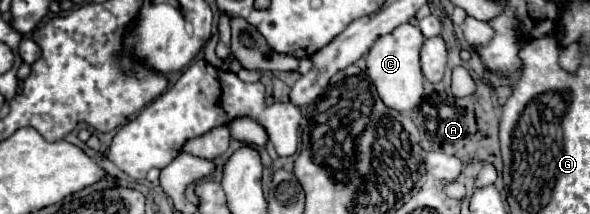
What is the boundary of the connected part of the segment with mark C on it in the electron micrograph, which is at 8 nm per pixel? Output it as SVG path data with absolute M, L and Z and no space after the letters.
M402 23L392 33L378 37L366 57L366 73L374 81L380 99L390 109L396 109L400 113L416 109L418 103L422 101L422 95L424 95L424 89L422 89L424 75L420 69L422 43L424 43L422 31L412 23Z

